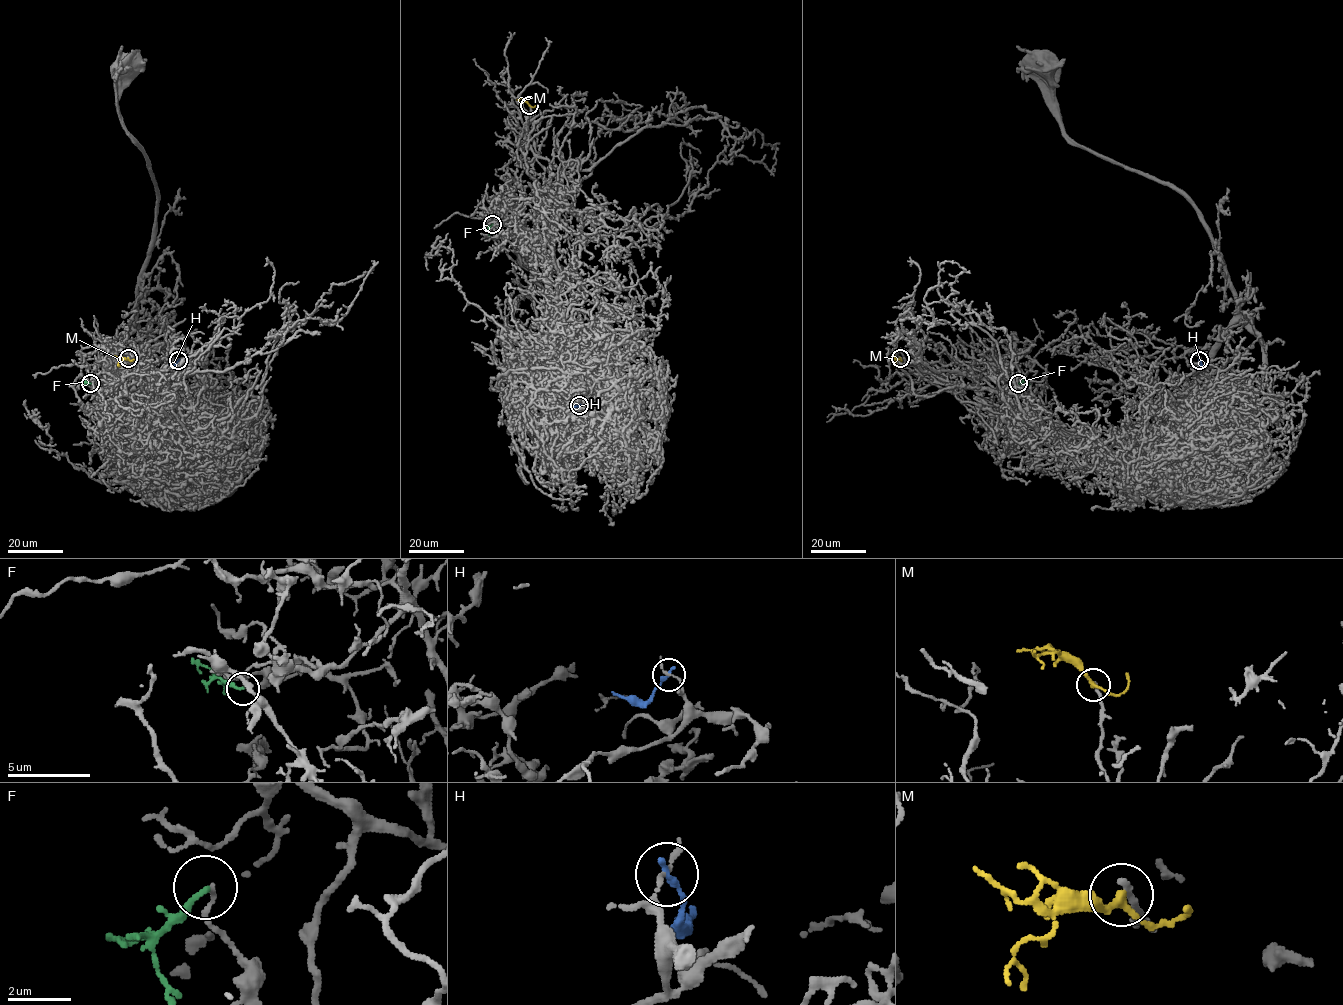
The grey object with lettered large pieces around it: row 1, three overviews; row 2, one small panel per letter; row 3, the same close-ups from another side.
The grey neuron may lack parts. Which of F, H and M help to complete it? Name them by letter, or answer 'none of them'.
none of them

